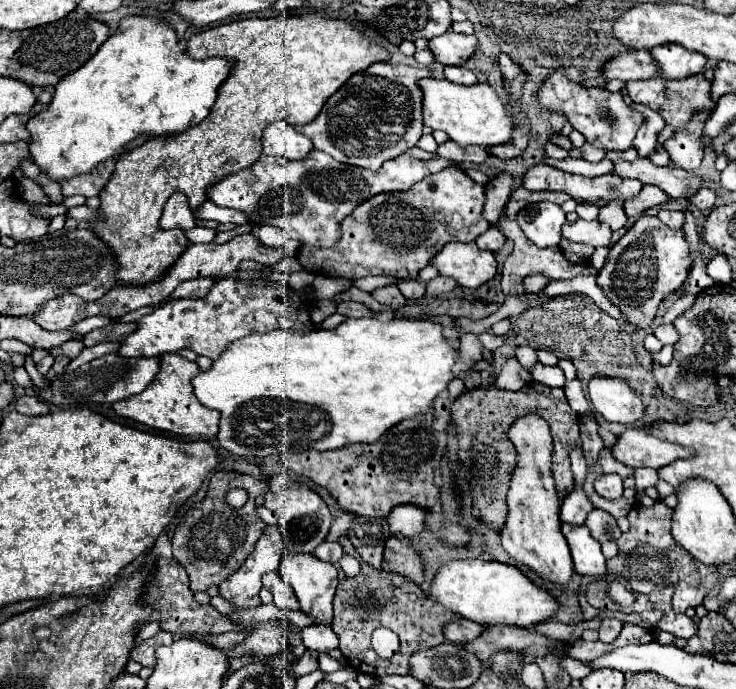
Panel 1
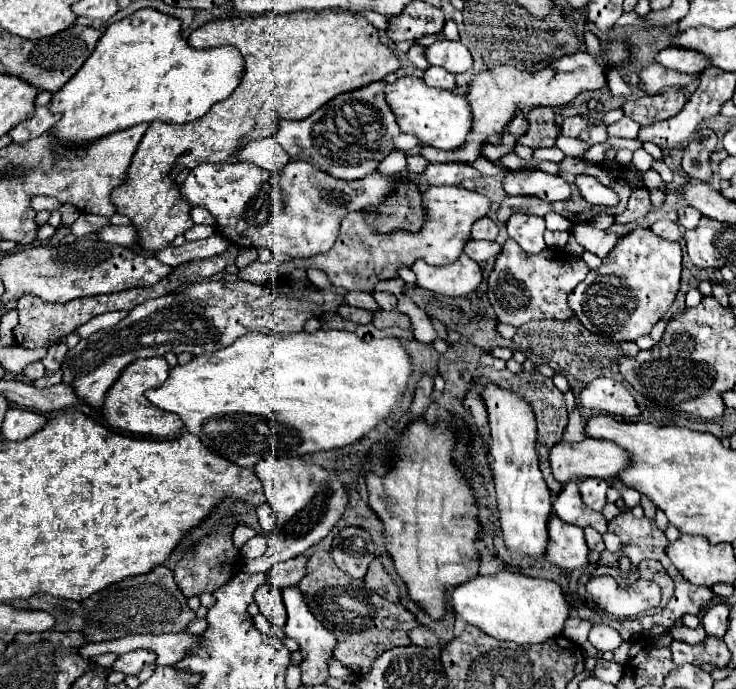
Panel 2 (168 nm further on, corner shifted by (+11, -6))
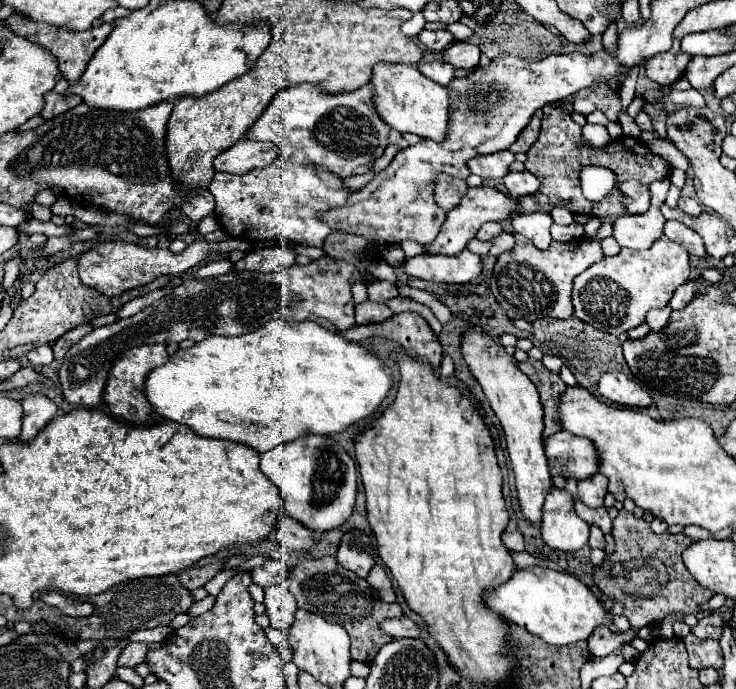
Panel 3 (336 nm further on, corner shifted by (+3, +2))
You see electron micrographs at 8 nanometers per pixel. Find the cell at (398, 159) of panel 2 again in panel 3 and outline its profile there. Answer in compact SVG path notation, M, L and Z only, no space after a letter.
M366 172L366 174L362 174L362 176L350 176L350 178L344 178L342 180L342 186L346 188L346 190L358 190L360 186L364 186L366 182L370 182L374 178L374 172Z

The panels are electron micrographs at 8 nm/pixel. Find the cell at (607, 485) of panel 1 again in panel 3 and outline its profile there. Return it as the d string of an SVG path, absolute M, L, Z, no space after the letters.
M596 472L594 476L578 482L578 500L582 500L590 508L598 508L598 506L602 506L604 496L608 492L606 488L608 488L606 476Z

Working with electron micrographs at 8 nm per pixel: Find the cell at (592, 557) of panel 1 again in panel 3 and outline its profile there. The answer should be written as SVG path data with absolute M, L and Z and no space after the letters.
M552 486L542 508L542 540L556 550L580 550L588 542L588 530L588 524L576 516L572 494Z

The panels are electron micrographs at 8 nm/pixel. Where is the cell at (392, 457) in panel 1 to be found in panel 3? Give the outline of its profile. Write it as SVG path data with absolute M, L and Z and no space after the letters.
M416 312L394 314L390 320L378 322L378 324L368 324L368 326L356 324L348 332L340 332L340 336L346 336L348 340L354 340L354 342L370 336L384 336L398 342L408 354L428 358L436 372L440 368L442 346L436 334L432 332L432 328Z

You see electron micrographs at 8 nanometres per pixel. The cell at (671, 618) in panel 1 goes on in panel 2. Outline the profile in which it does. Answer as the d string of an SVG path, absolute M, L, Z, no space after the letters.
M672 626L670 628L670 634L674 640L682 640L682 642L688 642L688 644L698 644L706 638L706 632L702 626L698 628L686 628L686 626Z

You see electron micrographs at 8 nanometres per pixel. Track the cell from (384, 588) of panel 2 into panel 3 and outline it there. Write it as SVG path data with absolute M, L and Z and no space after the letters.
M376 564L376 566L370 570L370 574L368 574L366 580L368 580L368 584L372 584L372 588L378 592L380 600L384 600L384 602L396 602L394 588L392 588L392 584L390 584L390 580L388 580L388 576L386 576L386 572L384 572L384 568L382 568L380 564Z

